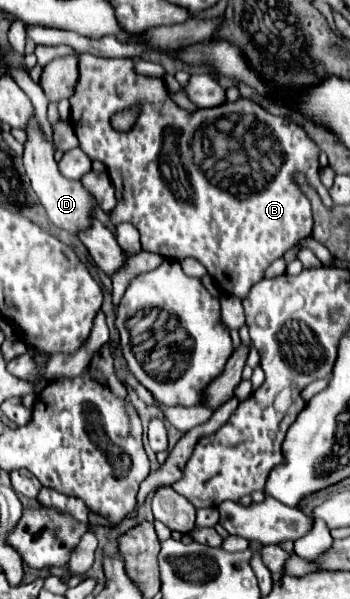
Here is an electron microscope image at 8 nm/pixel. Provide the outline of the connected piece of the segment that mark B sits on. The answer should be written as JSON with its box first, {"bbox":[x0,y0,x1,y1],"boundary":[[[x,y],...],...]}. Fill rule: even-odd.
{"bbox":[70,52,332,298],"boundary":[[[84,52],[78,54],[78,74],[80,78],[70,98],[72,128],[80,140],[80,148],[90,158],[106,164],[108,176],[118,190],[118,206],[110,214],[110,220],[114,224],[134,224],[140,232],[142,250],[160,254],[166,260],[198,260],[222,292],[244,298],[252,284],[262,278],[264,268],[312,234],[310,202],[292,180],[294,172],[306,174],[320,198],[332,202],[318,178],[320,150],[316,144],[296,124],[266,114],[258,104],[240,98],[220,108],[188,112],[174,104],[162,78],[138,74],[130,58],[98,58]],[[132,106],[140,110],[134,128],[128,132],[114,130],[110,118]]]}

